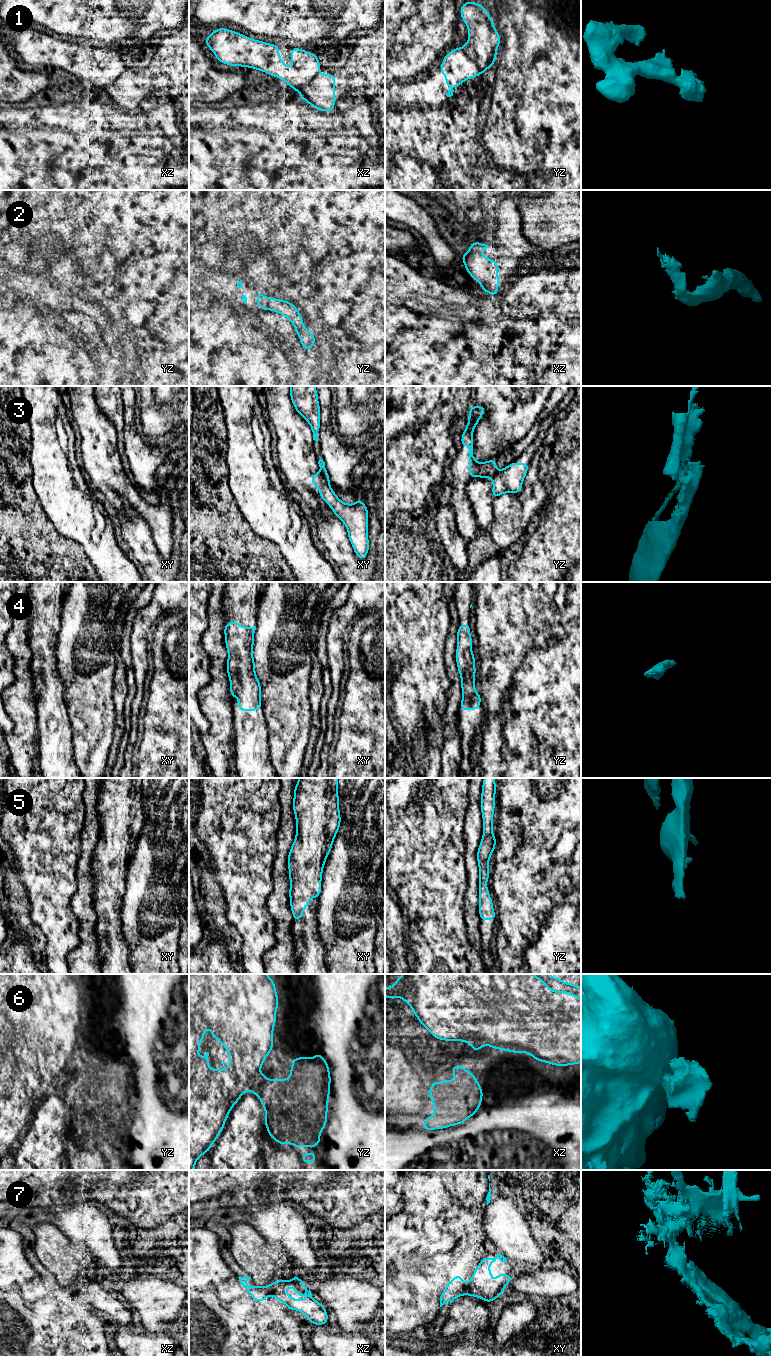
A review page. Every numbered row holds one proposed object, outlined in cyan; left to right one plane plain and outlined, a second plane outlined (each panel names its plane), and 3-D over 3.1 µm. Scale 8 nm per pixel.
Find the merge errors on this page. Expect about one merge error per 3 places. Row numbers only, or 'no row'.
1, 3, 6, 7

